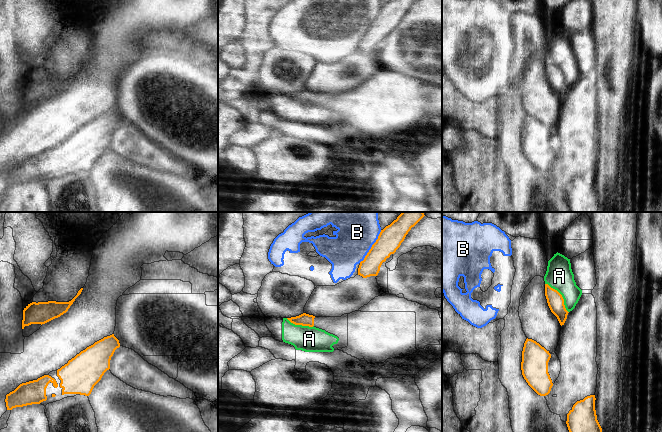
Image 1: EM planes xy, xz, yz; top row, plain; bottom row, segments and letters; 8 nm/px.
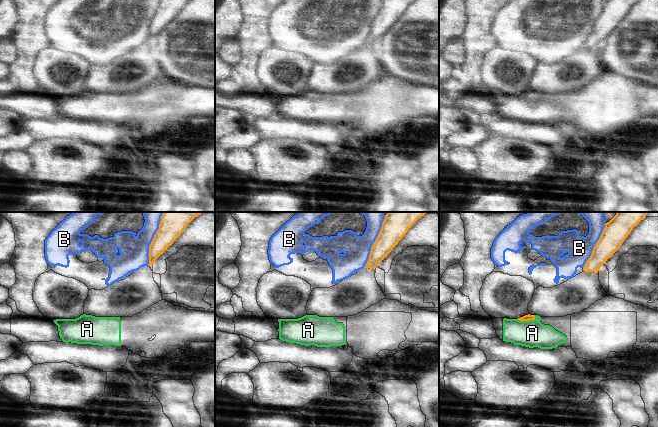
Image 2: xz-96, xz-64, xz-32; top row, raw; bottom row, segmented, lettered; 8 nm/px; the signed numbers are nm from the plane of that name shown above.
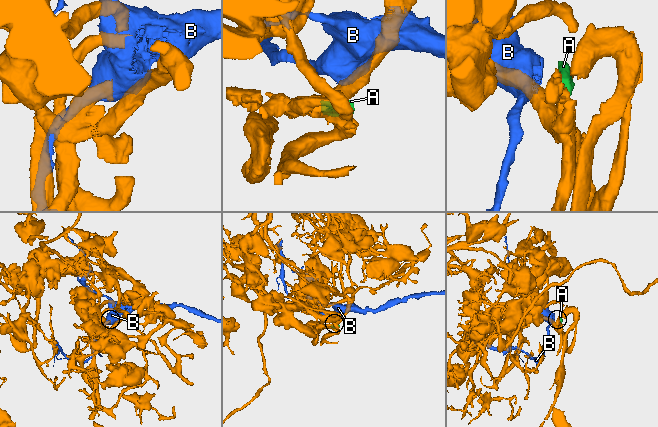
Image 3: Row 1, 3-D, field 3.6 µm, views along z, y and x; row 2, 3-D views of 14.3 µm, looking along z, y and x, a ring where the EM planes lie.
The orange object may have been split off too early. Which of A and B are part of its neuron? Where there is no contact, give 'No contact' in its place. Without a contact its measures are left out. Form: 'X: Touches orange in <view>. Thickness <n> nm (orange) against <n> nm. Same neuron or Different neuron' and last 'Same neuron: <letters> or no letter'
A: Touches orange in yz. Thickness 130 nm (orange) against 220 nm. Same neuron
B: Touches orange in xz. Thickness 190 nm (orange) against 280 nm. Different neuron
Same neuron: A.

